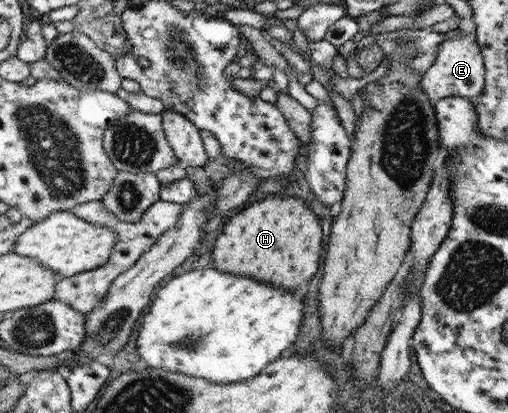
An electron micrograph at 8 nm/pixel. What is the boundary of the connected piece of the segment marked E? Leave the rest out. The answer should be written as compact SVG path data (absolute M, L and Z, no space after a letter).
M447 32L449 37L441 42L438 47L437 58L435 63L421 77L420 87L428 96L431 103L441 102L445 97L467 97L468 99L480 98L484 92L485 71L484 60L481 49L477 45L476 36L469 34L455 35L452 32Z

